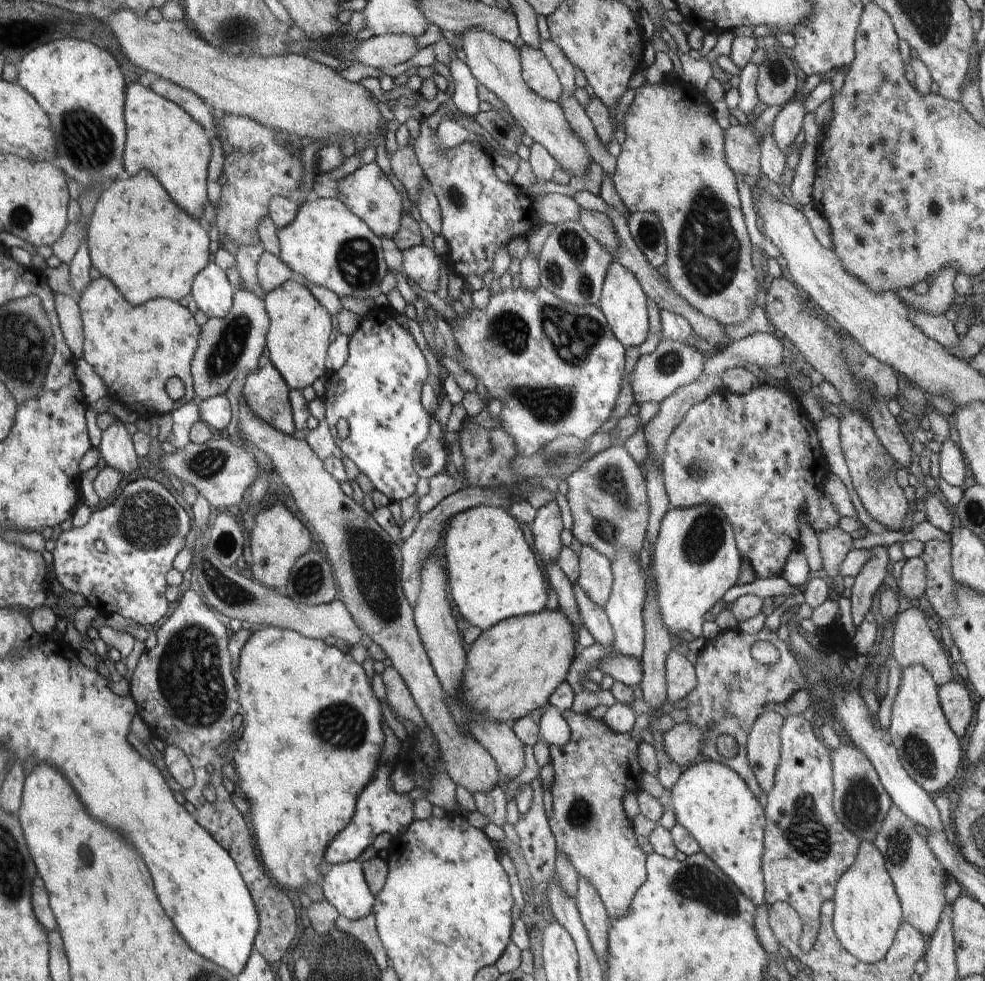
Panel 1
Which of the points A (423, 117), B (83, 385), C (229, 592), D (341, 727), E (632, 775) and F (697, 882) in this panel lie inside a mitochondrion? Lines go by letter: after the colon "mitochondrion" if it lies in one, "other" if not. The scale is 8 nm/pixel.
A: other
B: other
C: mitochondrion
D: mitochondrion
E: other
F: mitochondrion

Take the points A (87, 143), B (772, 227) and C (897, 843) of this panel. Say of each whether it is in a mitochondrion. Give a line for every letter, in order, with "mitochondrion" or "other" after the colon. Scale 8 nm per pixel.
A: mitochondrion
B: other
C: mitochondrion

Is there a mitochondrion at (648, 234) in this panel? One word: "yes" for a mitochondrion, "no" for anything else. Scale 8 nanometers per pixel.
yes

